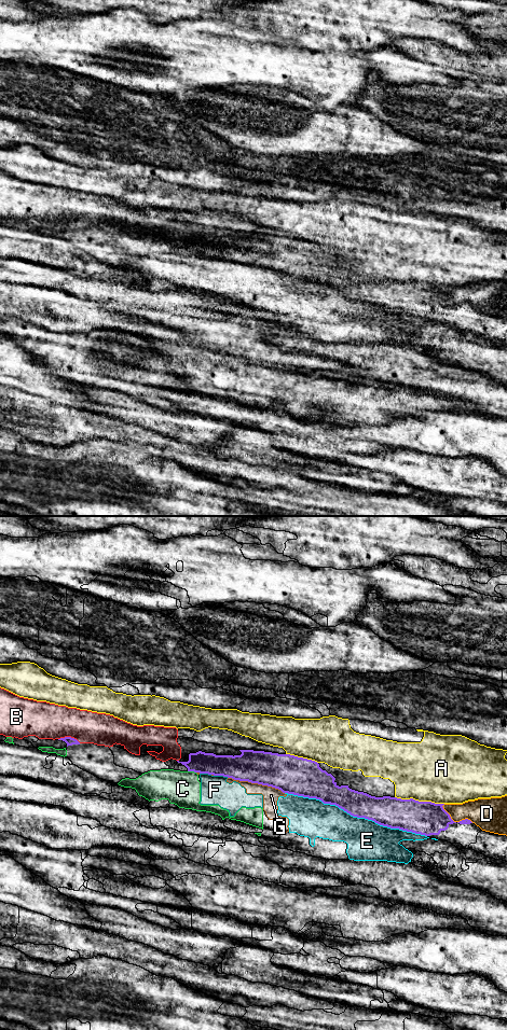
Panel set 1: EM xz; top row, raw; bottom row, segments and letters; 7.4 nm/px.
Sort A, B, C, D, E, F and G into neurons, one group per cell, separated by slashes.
A / B / C E F G / D

